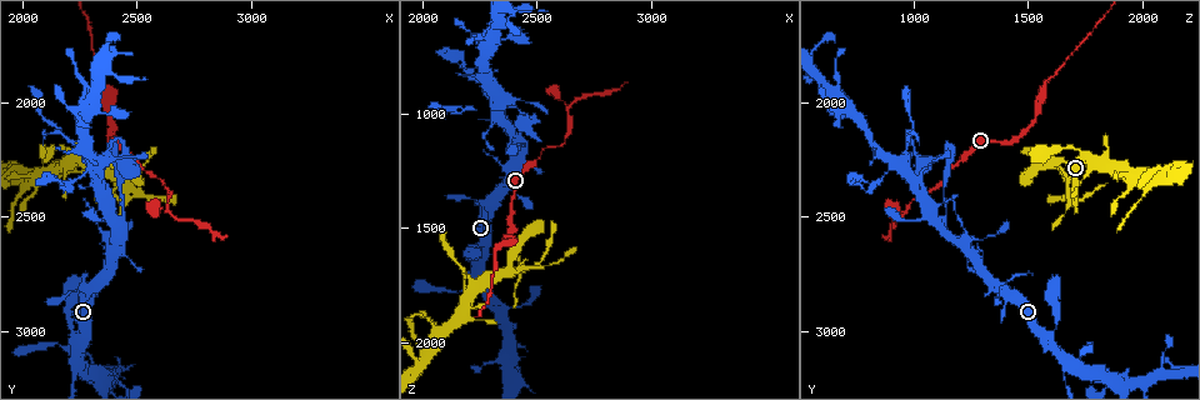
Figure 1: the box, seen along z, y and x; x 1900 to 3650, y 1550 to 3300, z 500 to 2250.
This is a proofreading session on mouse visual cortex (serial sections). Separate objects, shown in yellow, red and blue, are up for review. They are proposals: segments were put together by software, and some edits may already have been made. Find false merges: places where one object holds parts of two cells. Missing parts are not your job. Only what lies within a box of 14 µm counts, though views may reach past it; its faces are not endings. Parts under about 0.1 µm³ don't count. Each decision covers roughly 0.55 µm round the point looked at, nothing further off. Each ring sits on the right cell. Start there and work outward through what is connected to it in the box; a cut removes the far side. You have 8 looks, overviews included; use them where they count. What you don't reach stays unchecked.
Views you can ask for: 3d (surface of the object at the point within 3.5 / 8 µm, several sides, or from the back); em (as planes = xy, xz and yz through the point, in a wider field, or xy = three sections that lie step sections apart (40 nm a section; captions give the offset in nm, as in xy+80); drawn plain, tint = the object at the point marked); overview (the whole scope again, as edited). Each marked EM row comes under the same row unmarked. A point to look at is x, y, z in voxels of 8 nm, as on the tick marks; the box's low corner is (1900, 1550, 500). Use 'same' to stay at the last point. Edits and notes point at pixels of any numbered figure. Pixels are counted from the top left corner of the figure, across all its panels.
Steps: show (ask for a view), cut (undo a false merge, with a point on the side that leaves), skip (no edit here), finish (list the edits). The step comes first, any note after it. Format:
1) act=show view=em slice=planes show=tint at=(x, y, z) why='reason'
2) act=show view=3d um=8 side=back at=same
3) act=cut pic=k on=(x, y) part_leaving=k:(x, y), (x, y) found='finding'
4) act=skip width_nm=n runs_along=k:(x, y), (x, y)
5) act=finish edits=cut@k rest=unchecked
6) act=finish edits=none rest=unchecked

act=show view=3d um=3.5 at=(2460, 2350, 1670) why='sharp bend'

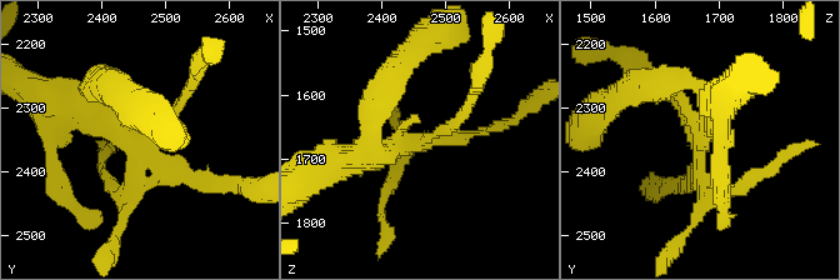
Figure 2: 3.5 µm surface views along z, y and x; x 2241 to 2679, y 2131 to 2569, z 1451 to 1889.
act=show view=em slice=xy step=1 show=tint at=(2455, 2360, 1675) why='need the tissue'

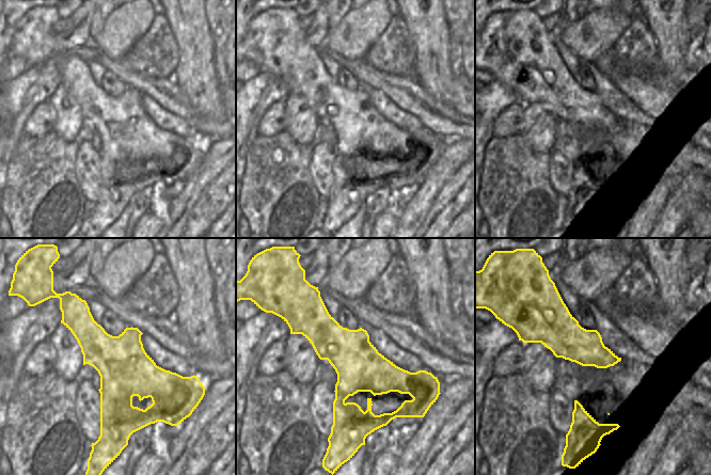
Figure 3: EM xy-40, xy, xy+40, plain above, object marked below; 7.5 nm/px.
act=skip width_nm=360 runs_along=2:(348, 160), (424, 141), (466, 106) found='continuous, no second cell'

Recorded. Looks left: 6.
act=show view=3d um=3.5 at=(2410, 2550, 1120) why='small branch off a trunk'

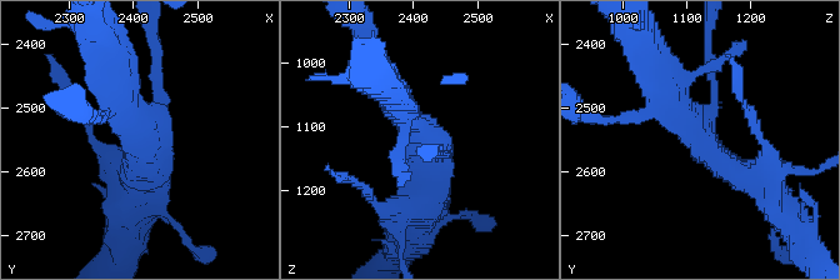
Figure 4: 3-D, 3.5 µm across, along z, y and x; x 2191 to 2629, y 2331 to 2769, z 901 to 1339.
act=show view=em slice=planes show=tint at=(2410, 2540, 1110)

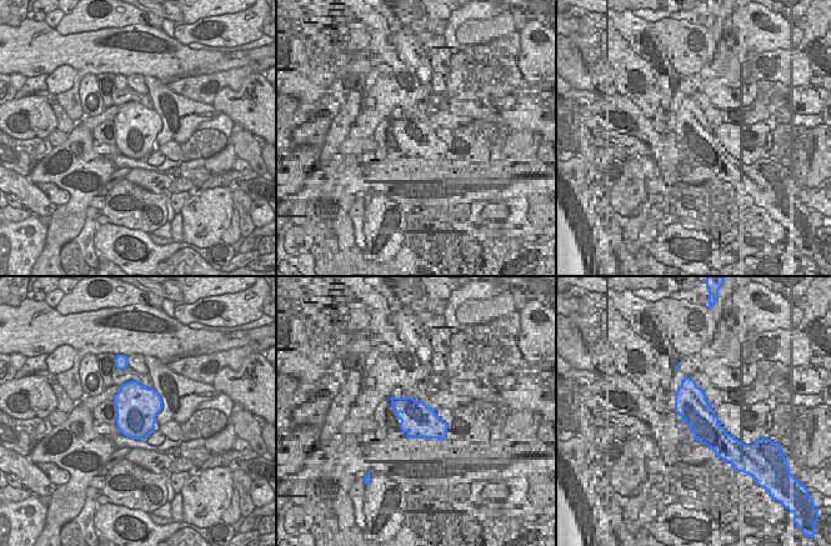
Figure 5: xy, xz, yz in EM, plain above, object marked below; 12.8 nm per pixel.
act=skip arms=3 arm_widths_nm=150,400,400 runs_along=4:(761, 181), (710, 150), (660, 63) found='all the same cell'

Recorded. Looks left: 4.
act=show view=3d um=3.5 at=(2640, 2470, 980) why='abrupt turn'

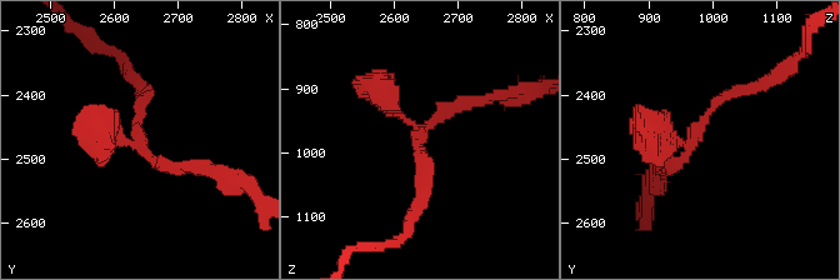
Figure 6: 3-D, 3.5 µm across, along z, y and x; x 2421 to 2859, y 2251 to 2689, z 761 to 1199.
act=show view=em slice=xy step=1 show=tint at=(2640, 2460, 975) why='now the EM'

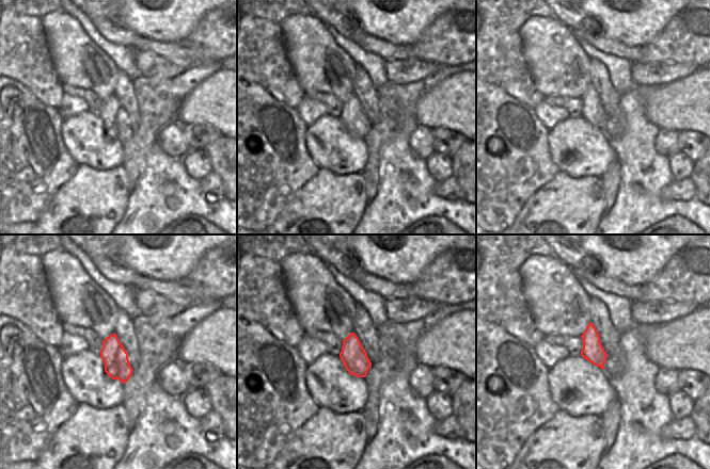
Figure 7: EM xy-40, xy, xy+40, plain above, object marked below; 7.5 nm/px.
act=show view=em slice=xy step=5 show=tint at=same

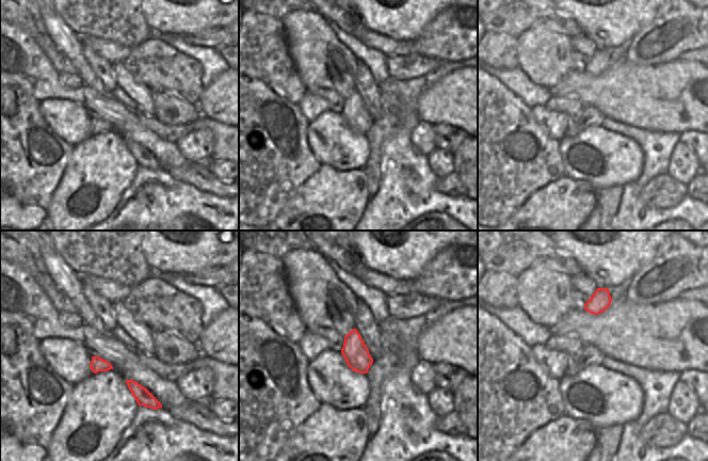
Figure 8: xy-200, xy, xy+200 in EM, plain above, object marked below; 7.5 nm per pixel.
act=skip runs_along=6:(424, 193), (420, 131), (366, 84) found='one cell here'

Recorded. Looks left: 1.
act=finish edits=none rest=unchecked

